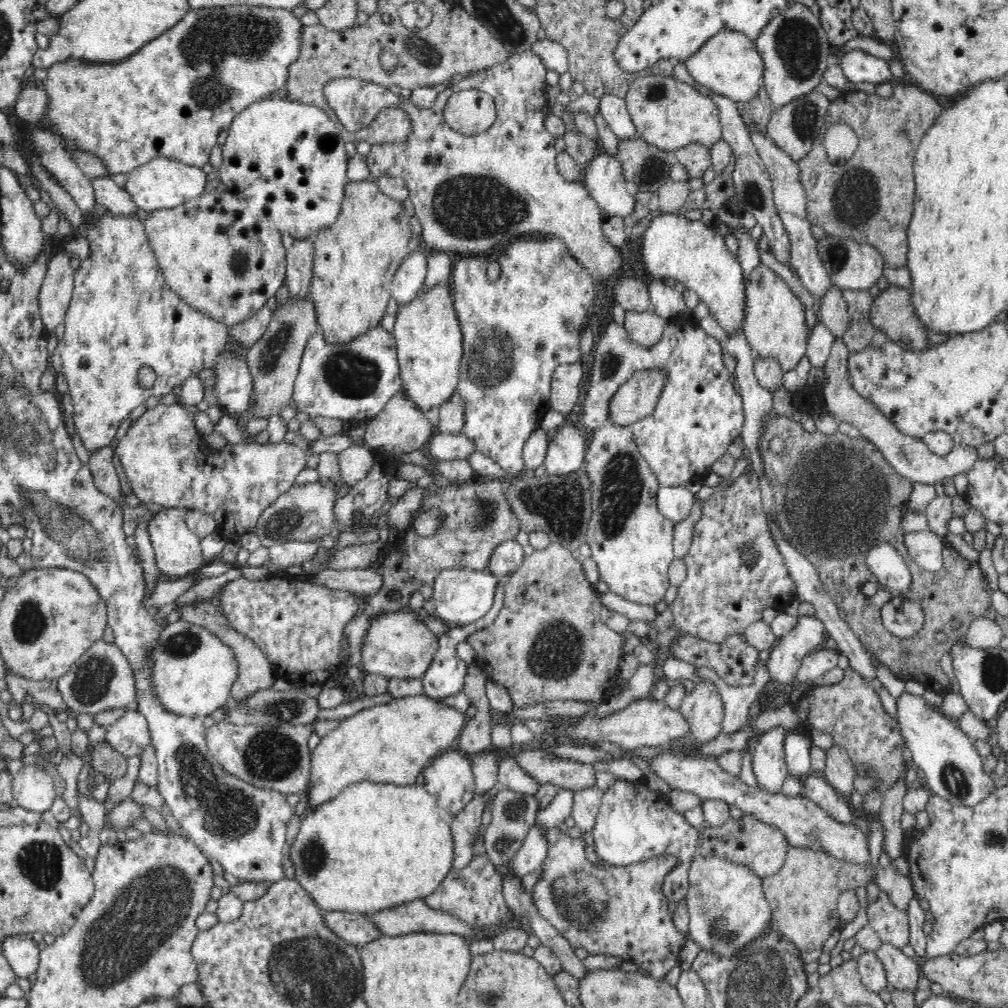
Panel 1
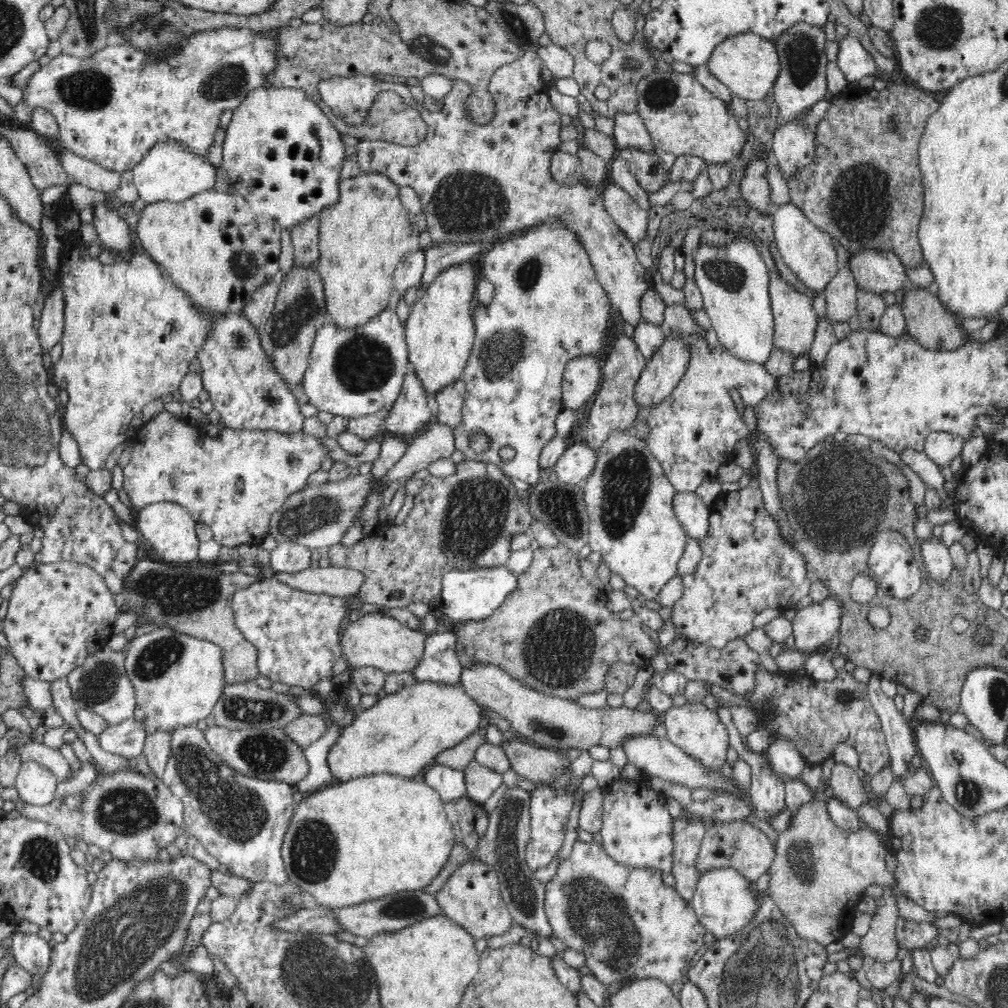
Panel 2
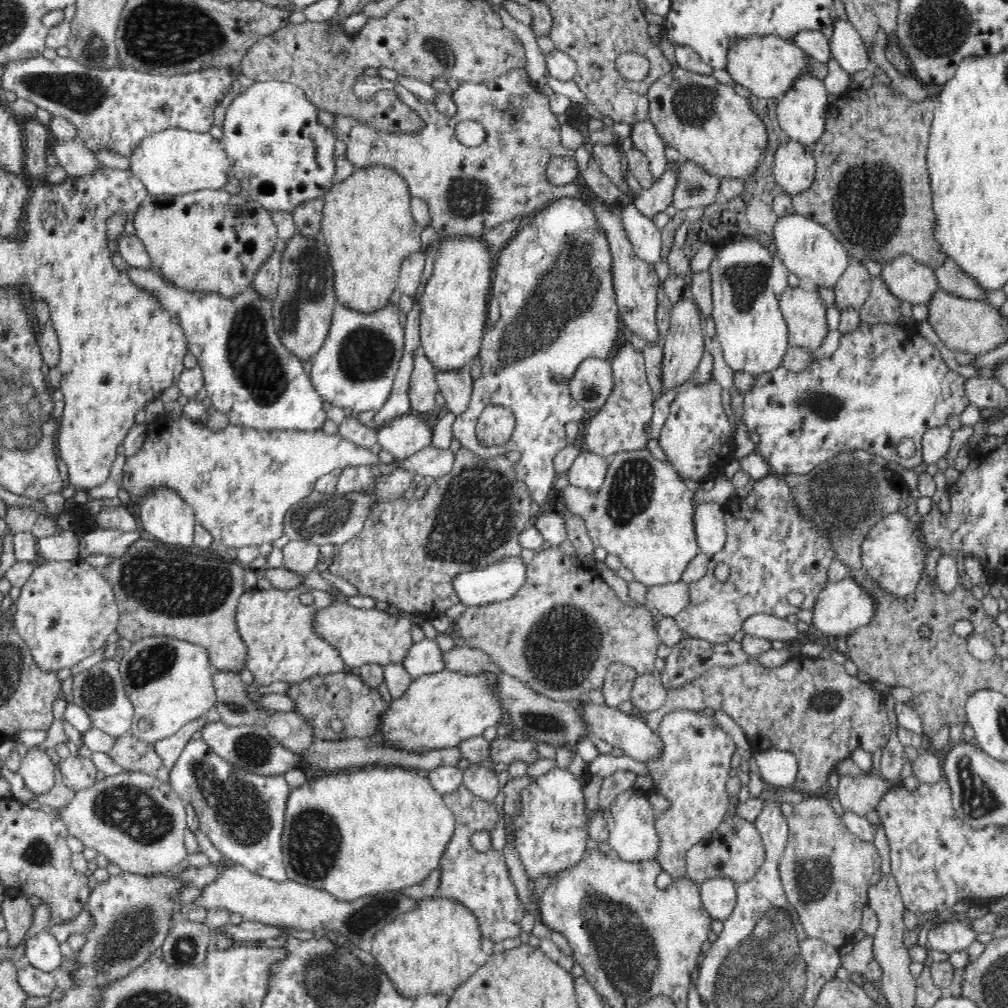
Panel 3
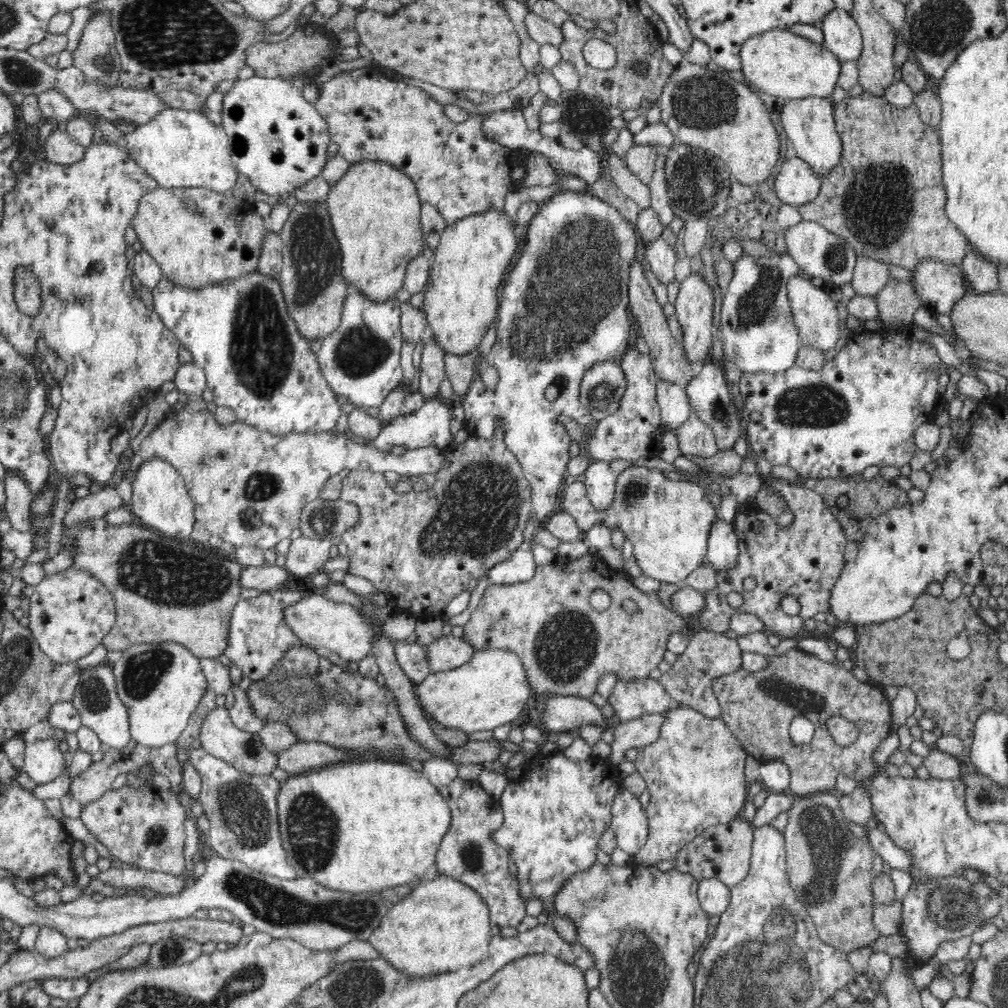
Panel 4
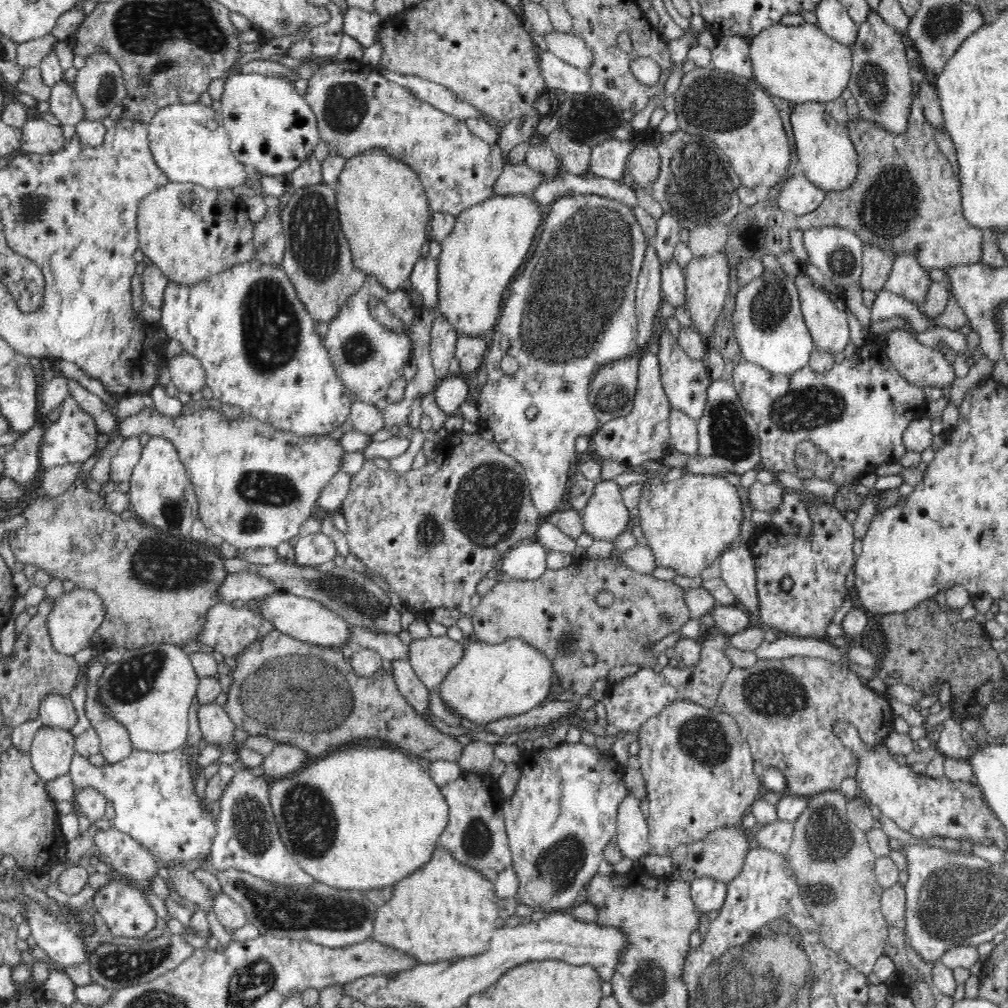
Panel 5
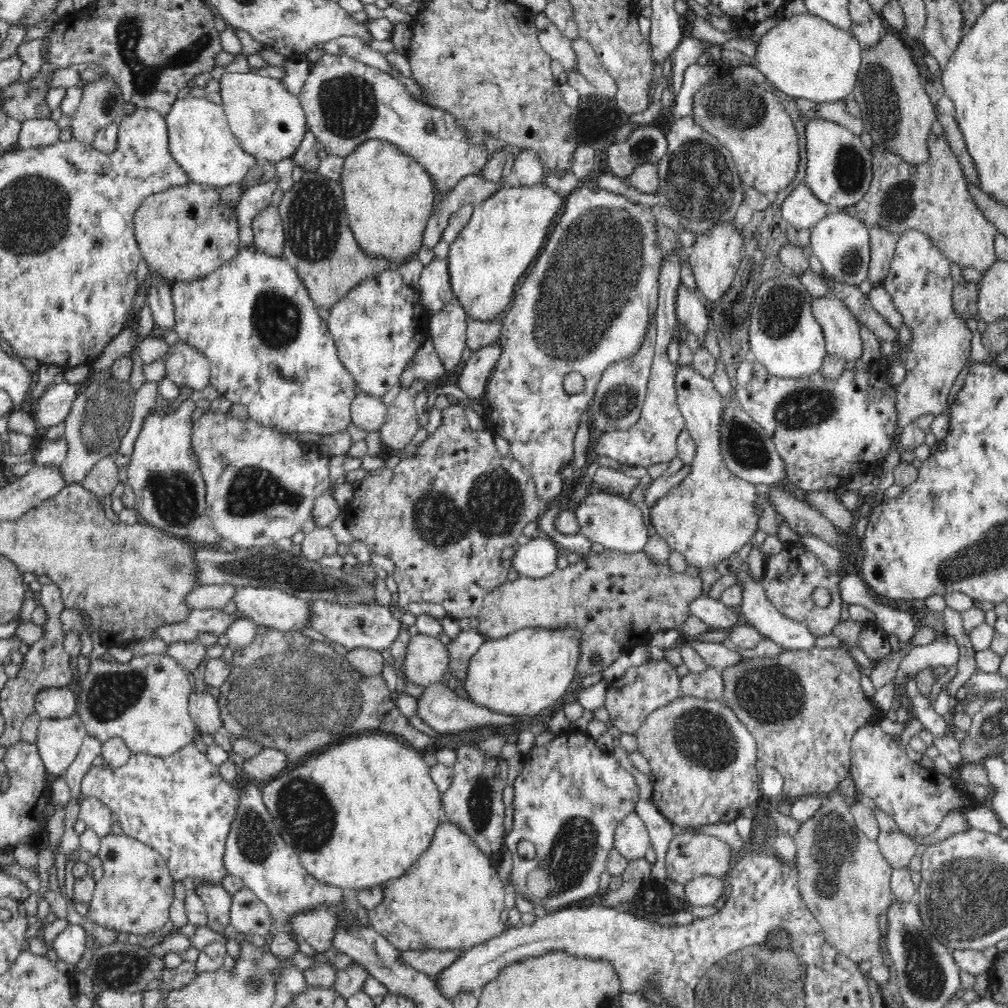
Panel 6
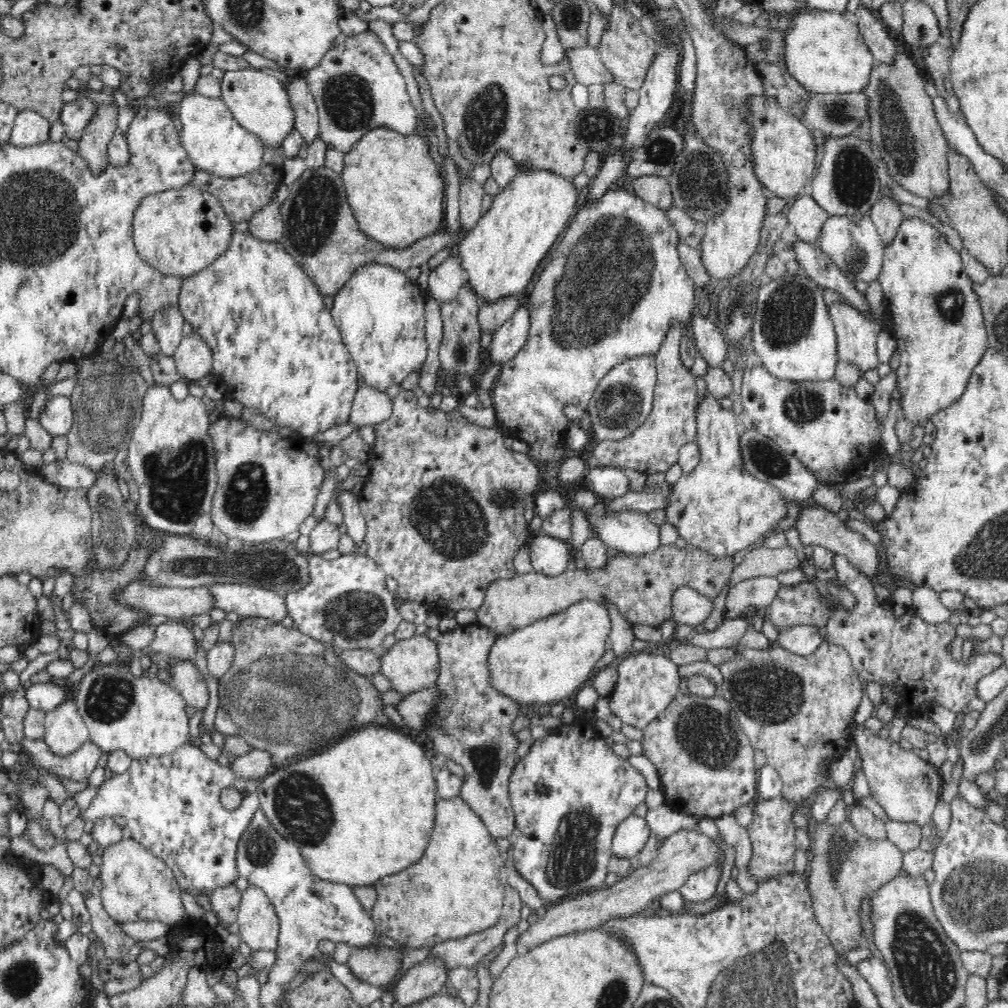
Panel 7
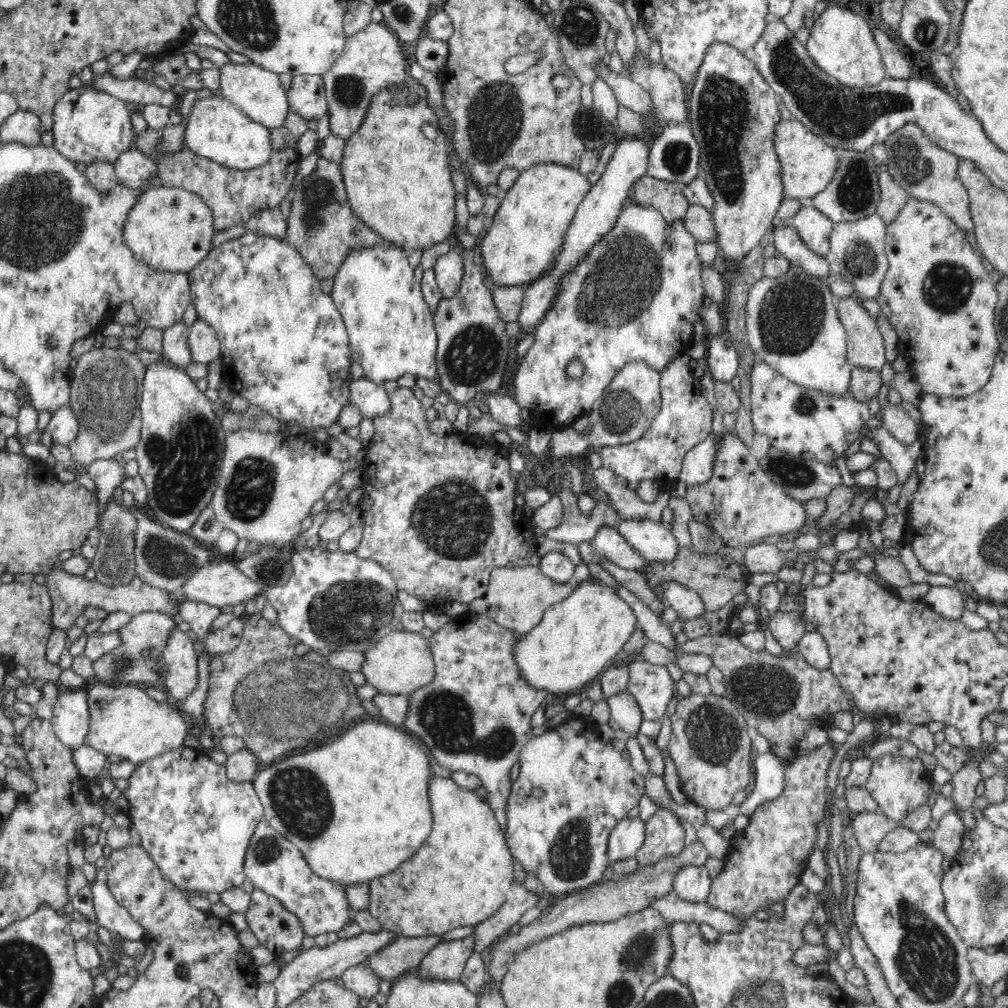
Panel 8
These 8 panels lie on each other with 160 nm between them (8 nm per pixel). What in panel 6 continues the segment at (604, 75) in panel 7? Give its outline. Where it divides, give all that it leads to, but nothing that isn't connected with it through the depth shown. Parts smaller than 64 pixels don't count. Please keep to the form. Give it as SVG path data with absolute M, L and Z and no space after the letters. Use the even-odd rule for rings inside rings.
M544 14L533 16L534 27L538 29L538 40L542 48L551 56L551 59L562 63L568 71L578 71L576 51L572 49L572 43L566 38L556 25Z

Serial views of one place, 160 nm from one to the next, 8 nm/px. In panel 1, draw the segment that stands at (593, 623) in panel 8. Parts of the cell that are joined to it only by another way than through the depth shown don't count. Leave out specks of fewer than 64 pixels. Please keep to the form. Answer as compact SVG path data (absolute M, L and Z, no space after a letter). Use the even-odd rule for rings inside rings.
M425 693L420 696L394 698L389 703L375 705L340 721L334 730L324 735L312 753L310 774L310 808L318 808L326 801L337 797L347 786L360 781L374 784L413 785L429 763L458 738L467 722L467 717L456 708L436 701Z

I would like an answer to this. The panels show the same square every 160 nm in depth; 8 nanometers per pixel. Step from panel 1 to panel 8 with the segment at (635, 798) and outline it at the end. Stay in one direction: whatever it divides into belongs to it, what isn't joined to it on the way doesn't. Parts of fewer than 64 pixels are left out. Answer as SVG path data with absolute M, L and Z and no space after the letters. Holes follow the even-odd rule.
M640 817L623 818L608 839L607 855L610 863L634 857L643 845L646 824Z

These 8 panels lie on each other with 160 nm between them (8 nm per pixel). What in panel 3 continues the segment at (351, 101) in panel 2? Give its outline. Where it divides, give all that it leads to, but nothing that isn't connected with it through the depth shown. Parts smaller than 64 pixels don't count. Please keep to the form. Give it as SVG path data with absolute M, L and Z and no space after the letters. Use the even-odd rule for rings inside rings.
M519 68L519 70L512 70L506 72L503 76L497 77L494 81L489 81L488 83L462 83L456 84L458 88L452 92L453 100L456 102L457 114L452 117L444 117L441 113L439 113L435 108L432 107L432 104L425 103L420 101L420 98L415 97L408 88L404 88L404 86L398 84L397 82L389 82L384 78L378 76L366 76L363 75L360 77L356 84L353 86L353 93L355 97L360 101L370 101L372 97L374 97L379 91L386 90L392 91L398 95L400 100L404 102L404 104L408 105L412 111L416 112L416 115L420 116L421 120L426 122L424 124L424 128L420 130L420 132L412 132L412 134L407 134L407 132L396 132L389 133L388 131L374 131L370 127L355 125L349 123L348 120L344 116L339 116L336 114L334 117L334 129L333 134L334 137L342 141L346 144L346 159L348 159L356 169L364 169L366 167L374 168L374 166L382 165L388 169L392 169L396 174L400 175L409 188L409 194L411 197L422 198L422 201L427 203L429 207L429 212L431 215L430 224L433 226L436 232L438 232L441 240L444 240L446 237L482 237L483 234L490 229L493 229L495 226L501 225L503 222L512 221L514 216L526 216L526 214L534 215L536 210L540 211L540 208L544 209L544 204L552 204L552 202L560 200L564 194L566 196L572 196L575 200L578 198L586 198L586 192L582 192L582 188L578 188L578 185L574 185L572 183L562 186L556 186L553 183L550 183L547 180L547 176L545 175L545 170L548 164L548 161L554 156L562 156L570 159L574 159L575 151L567 149L561 145L561 138L559 136L560 133L560 124L556 119L556 115L550 109L549 98L544 96L544 94L540 94L538 92L538 86L532 86L532 81L530 79L530 74L526 71L526 68ZM462 121L476 121L479 124L482 124L482 127L486 130L487 138L483 144L479 146L465 146L458 140L458 136L456 135L456 126L458 126L459 122ZM602 204L592 208L592 214L596 212L598 218L600 218L600 224L604 226L606 230L605 236L608 236L608 242L610 242L610 252L612 252L612 285L614 285L614 296L616 297L616 303L618 303L619 317L622 318L622 322L628 326L632 334L638 334L646 343L661 343L663 342L661 334L658 332L658 325L656 325L656 308L658 304L658 298L656 292L658 292L658 286L660 286L660 280L656 275L656 271L652 265L646 261L642 261L641 258L634 252L632 243L628 235L626 235L626 229L622 225L621 216L618 212L608 212L604 208L600 208Z

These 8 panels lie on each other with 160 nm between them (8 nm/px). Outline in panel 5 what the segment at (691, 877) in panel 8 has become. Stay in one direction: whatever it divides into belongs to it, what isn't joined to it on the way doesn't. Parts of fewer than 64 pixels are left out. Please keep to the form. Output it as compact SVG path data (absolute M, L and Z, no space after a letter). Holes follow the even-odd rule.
M700 877L690 883L690 894L698 910L705 914L722 908L727 897L727 886L724 882L712 877Z

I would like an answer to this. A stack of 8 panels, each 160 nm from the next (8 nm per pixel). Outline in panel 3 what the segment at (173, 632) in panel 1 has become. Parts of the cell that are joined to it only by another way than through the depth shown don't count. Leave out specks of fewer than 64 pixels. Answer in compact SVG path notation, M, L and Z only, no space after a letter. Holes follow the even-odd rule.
M169 636L142 638L123 651L119 671L126 697L135 710L130 734L140 740L153 744L164 740L217 704L213 676L216 669L211 665L208 651L198 643Z

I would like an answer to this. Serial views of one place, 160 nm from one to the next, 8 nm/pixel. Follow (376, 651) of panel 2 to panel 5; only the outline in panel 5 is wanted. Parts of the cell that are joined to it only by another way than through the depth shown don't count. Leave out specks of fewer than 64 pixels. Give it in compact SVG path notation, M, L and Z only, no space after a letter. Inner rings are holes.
M275 592L254 600L258 603L258 610L262 611L262 619L270 620L274 627L283 634L291 636L308 644L320 645L337 650L342 644L349 644L350 626L342 617L324 607L321 602L305 597Z

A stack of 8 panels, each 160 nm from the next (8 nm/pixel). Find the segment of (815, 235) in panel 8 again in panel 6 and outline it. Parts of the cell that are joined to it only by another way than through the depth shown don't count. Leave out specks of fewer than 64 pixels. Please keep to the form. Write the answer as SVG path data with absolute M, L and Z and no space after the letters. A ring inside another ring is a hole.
M802 181L784 200L781 217L787 220L793 230L809 230L831 211L832 209L820 202Z

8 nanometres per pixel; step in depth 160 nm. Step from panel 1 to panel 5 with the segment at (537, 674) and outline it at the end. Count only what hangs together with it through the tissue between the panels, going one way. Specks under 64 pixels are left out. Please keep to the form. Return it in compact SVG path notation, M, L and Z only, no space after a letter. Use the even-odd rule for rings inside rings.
M586 558L580 563L573 561L561 570L546 570L537 580L515 580L498 582L492 590L480 598L480 605L470 617L474 625L475 640L488 644L500 644L511 638L520 638L526 644L534 646L544 653L554 667L554 676L558 677L560 688L573 691L578 698L589 695L596 680L607 676L616 666L640 664L645 668L654 668L658 663L656 656L650 655L650 648L681 628L691 619L690 610L684 603L685 592L674 584L673 580L658 580L652 574L642 575L628 569L620 560L609 558ZM600 592L610 592L614 602L608 608L596 603ZM585 652L594 652L596 661L588 667L581 662Z

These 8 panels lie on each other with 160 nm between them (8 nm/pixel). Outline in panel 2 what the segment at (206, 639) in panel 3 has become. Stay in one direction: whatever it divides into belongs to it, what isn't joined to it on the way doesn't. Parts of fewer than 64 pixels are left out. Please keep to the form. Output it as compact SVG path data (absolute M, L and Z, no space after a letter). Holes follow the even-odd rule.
M144 556L137 562L136 568L126 578L123 599L130 603L130 609L141 609L138 625L160 625L217 644L222 651L225 683L241 685L258 678L256 647L236 627L232 602L238 591L264 579L274 578L276 572L271 567L262 567L260 575L254 577L240 571L224 574L218 568L218 560L204 562L196 558L186 566L170 566Z

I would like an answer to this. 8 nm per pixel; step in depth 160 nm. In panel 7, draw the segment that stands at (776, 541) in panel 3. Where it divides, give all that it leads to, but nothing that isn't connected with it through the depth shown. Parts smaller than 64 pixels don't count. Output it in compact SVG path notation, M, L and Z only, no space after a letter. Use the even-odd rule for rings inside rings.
M780 584L778 595L772 600L770 608L770 621L776 628L776 631L786 631L794 626L814 625L822 628L830 622L834 616L831 604L825 602L816 590L814 584L800 584L796 588L784 588Z

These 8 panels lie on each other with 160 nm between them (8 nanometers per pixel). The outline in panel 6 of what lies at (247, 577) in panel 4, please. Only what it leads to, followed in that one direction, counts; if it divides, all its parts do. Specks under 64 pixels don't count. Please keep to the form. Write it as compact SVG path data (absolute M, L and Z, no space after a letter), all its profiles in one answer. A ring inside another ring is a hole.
M230 584L200 585L189 596L190 610L224 609L238 587Z

